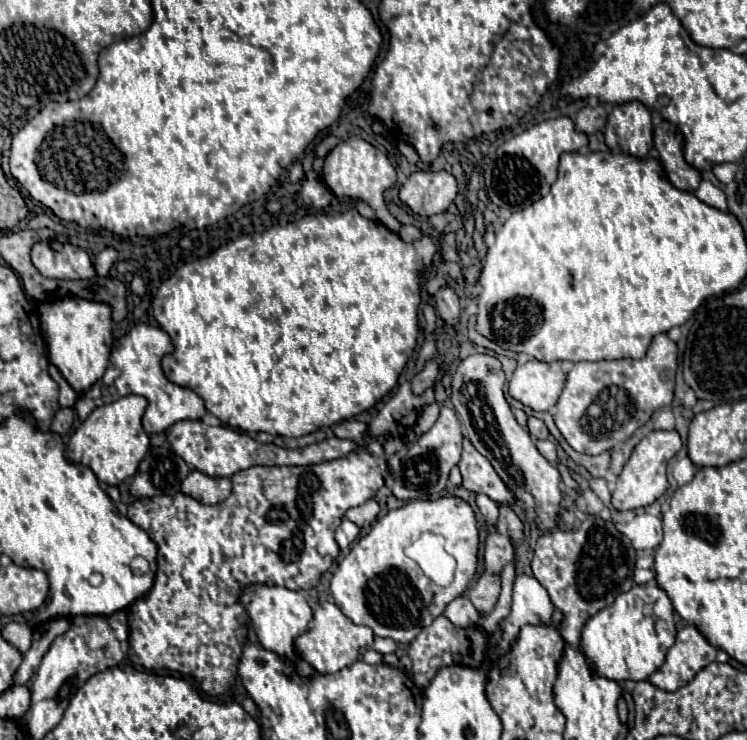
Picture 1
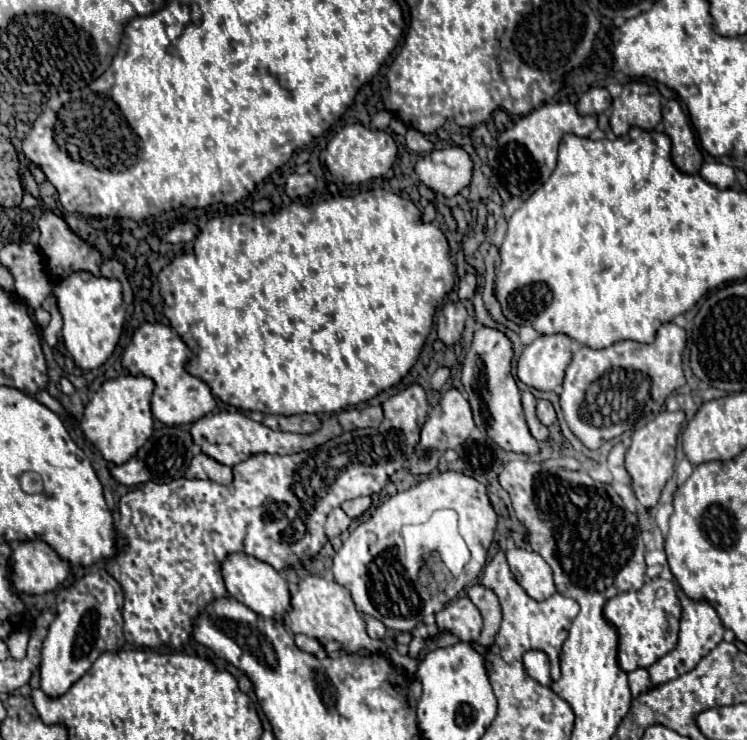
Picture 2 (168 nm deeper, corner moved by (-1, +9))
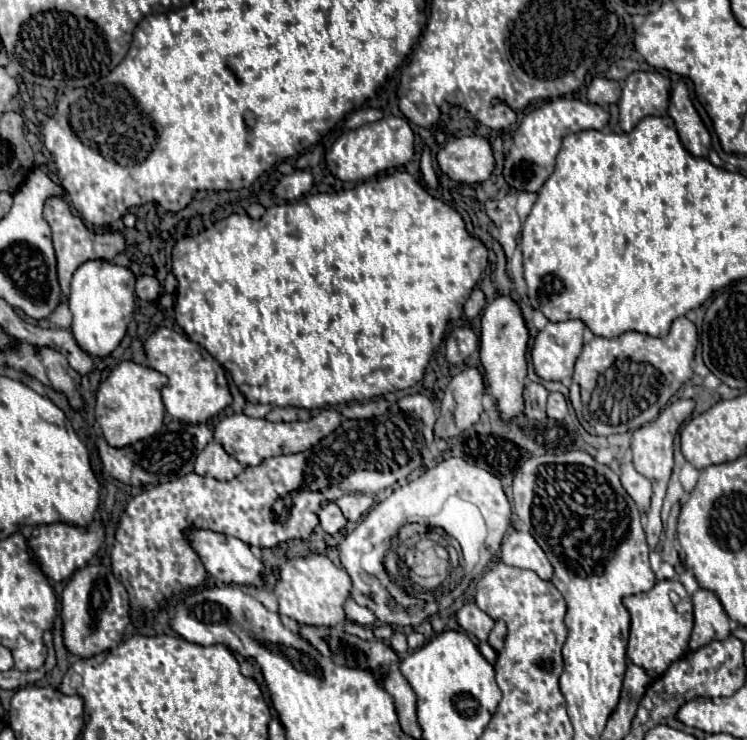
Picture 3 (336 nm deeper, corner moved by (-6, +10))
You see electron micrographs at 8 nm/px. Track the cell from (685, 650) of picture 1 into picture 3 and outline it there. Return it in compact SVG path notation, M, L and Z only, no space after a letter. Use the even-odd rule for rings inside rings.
M699 589L693 593L695 607L695 627L689 641L689 651L699 649L713 639L727 639L731 635L729 617L719 601L719 597L709 589Z

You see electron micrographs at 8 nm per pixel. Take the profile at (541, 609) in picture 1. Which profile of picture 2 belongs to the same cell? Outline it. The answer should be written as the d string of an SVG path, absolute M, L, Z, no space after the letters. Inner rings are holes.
M508 548L506 558L512 574L516 576L516 580L530 598L542 602L556 592L552 580L552 568L536 552Z

